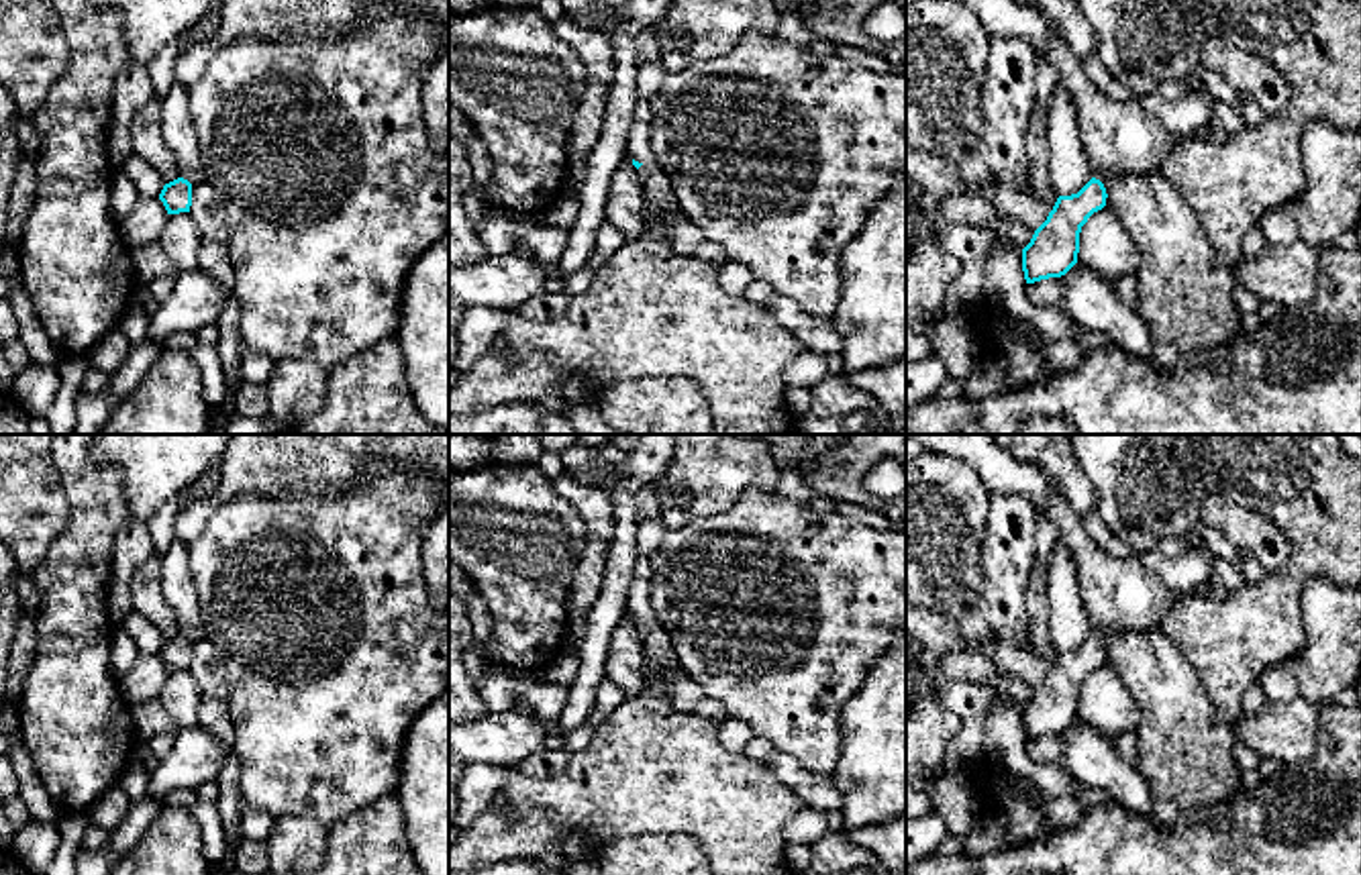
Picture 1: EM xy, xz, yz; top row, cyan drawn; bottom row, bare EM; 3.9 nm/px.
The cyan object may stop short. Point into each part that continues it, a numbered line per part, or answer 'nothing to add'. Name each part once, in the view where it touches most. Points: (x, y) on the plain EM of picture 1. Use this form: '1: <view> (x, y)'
1: xy (178, 586)

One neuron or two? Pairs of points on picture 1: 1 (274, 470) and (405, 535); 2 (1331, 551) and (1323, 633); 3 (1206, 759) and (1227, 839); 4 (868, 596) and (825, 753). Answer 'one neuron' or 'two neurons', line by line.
1: two neurons
2: two neurons
3: two neurons
4: one neuron

